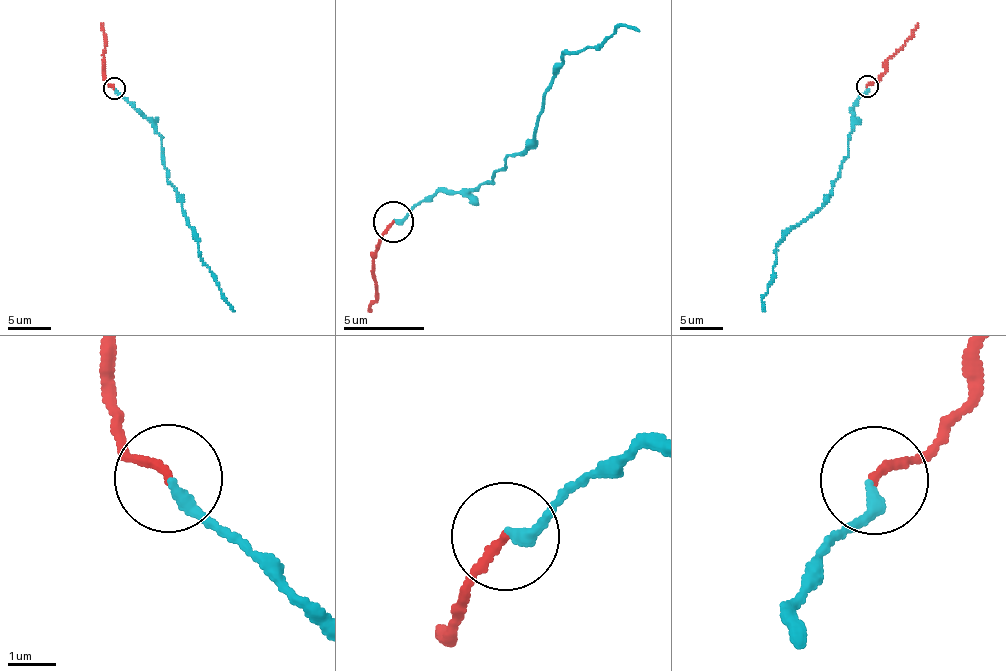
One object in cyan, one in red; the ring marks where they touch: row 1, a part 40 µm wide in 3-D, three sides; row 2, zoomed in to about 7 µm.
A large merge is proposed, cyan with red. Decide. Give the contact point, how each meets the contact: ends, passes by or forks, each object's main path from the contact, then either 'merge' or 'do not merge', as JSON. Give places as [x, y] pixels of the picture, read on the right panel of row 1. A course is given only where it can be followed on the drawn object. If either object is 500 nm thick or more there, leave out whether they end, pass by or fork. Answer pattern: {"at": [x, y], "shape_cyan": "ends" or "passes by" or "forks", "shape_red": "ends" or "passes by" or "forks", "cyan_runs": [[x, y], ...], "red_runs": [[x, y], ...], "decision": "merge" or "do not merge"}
{"at": [867, 86], "shape_cyan": "ends", "shape_red": "ends", "cyan_runs": [[866, 87], [852, 110], [848, 157], [830, 197], [776, 248], [777, 264], [762, 302], [765, 311]], "red_runs": [[866, 87], [885, 71], [885, 62], [905, 43], [917, 23]], "decision": "merge"}

